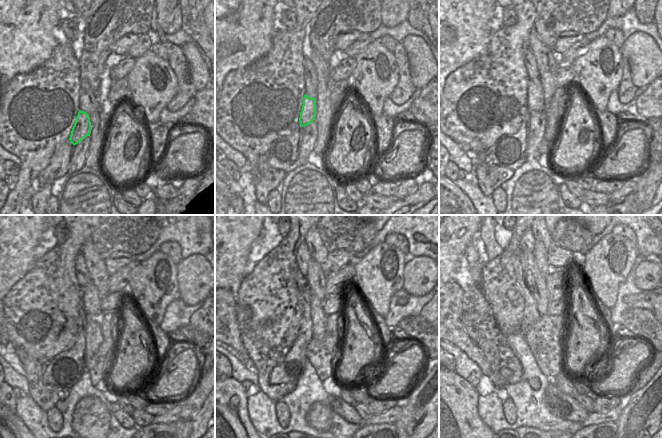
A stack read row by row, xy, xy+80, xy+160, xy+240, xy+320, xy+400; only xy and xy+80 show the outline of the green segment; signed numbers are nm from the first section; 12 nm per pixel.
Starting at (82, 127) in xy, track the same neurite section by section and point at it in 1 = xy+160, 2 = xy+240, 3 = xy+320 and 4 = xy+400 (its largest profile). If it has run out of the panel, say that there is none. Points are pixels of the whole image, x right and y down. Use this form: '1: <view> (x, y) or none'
1: xy+160 (535, 101)
2: xy+240 (91, 301)
3: xy+320 (316, 279)
4: xy+400 (540, 251)

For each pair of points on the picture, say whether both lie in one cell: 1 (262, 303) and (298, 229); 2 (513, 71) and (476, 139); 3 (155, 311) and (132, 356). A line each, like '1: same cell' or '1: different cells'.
1: same cell
2: same cell
3: different cells

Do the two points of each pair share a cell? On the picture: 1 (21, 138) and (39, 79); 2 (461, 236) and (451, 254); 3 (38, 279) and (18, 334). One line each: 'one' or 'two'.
1: one
2: one
3: one

